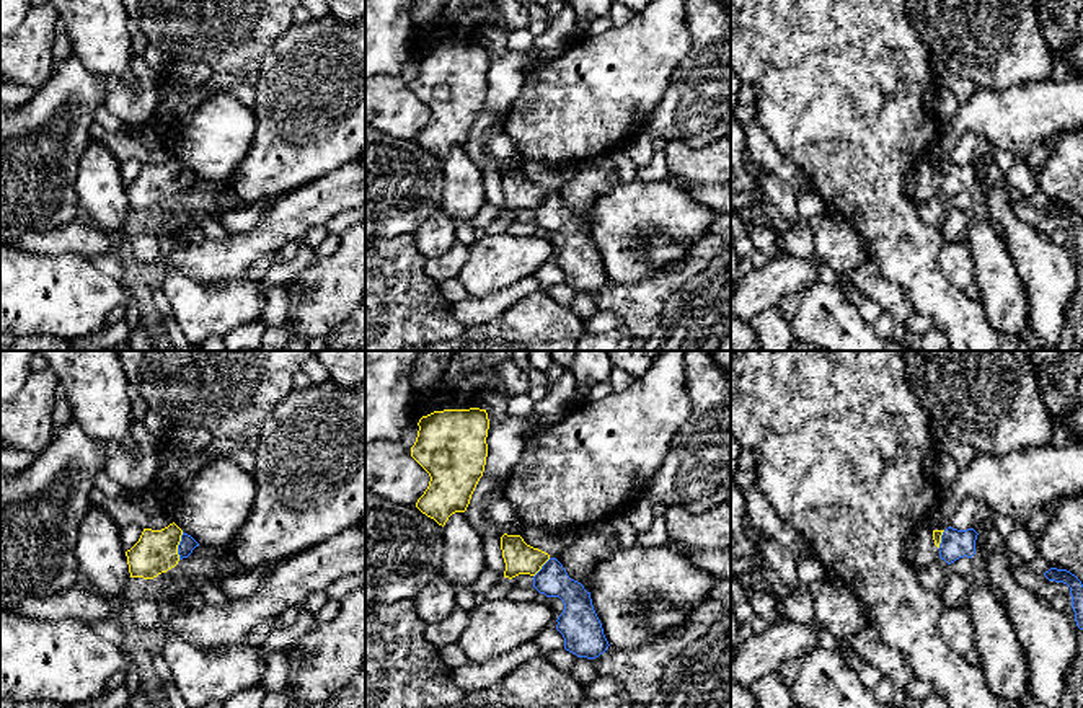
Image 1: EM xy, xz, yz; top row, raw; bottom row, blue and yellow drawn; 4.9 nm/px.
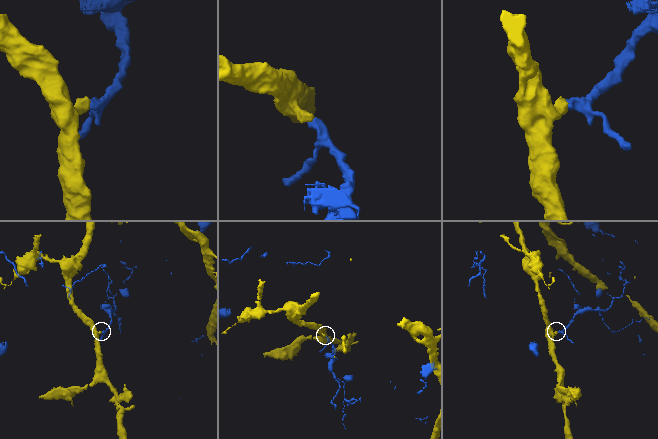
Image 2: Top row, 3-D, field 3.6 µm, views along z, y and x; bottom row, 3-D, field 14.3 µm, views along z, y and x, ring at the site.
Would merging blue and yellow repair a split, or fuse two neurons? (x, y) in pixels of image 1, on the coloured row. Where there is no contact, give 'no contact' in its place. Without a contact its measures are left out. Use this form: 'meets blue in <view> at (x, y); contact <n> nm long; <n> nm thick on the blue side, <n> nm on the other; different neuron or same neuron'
meets blue in xy at (178, 545); contact 140 nm long; 80 nm thick on the blue side, 200 nm on the other; different neuron

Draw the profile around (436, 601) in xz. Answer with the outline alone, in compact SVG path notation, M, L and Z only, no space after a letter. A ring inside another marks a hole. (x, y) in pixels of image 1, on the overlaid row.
M442 574L429 581L413 599L416 613L424 625L434 625L447 618L455 604L455 587Z

